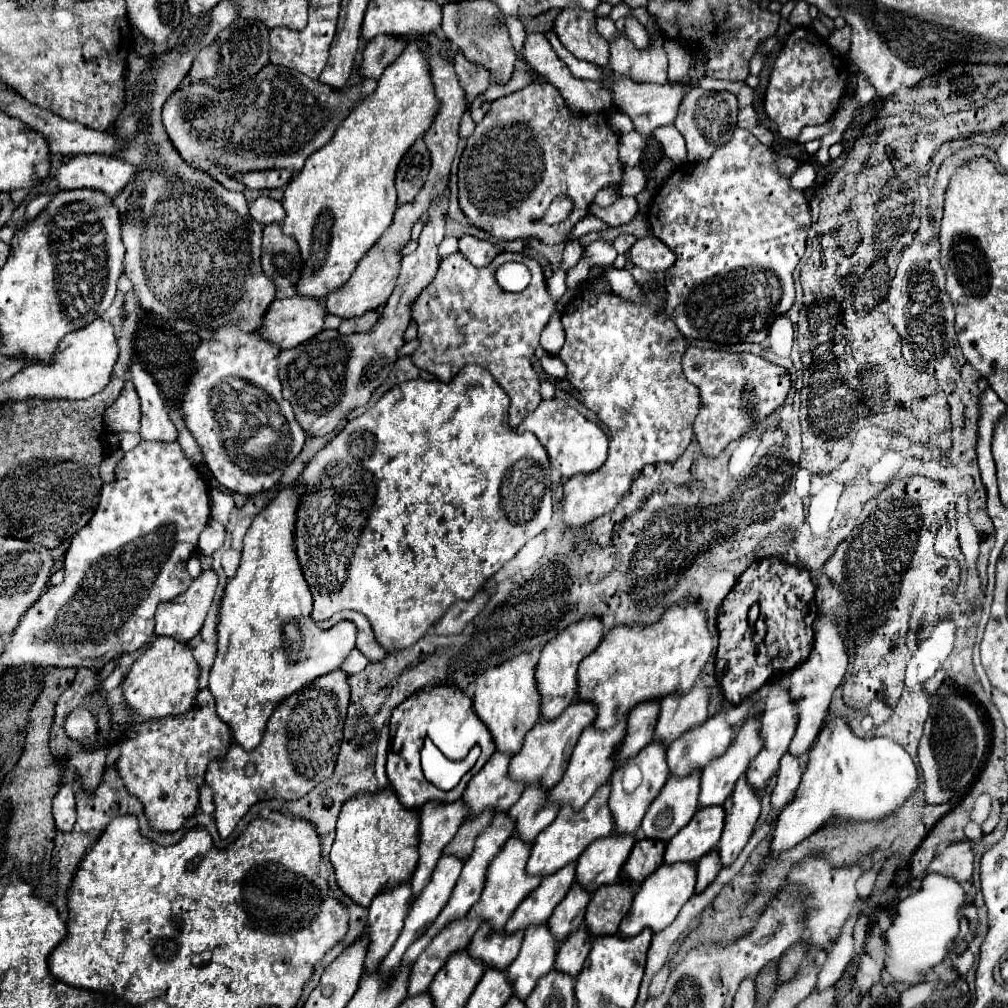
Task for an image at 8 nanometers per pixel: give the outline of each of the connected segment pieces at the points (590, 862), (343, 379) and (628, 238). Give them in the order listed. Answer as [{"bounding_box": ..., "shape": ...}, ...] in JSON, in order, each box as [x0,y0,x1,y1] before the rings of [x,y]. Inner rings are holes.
[{"bounding_box":[575,838,637,894],"shape":[[[605,838],[605,842],[593,842],[593,846],[589,846],[589,850],[585,850],[585,854],[581,854],[581,858],[577,858],[575,862],[575,884],[581,886],[583,890],[587,890],[589,894],[593,894],[597,888],[601,886],[609,886],[619,882],[619,870],[625,864],[633,844],[637,838]]]},{"bounding_box":[277,190,449,436],"shape":[[[449,190],[445,192],[445,198],[441,200],[441,204],[429,210],[429,220],[417,240],[419,248],[415,254],[409,254],[403,258],[399,282],[393,294],[389,296],[387,304],[383,306],[383,312],[377,324],[373,326],[373,330],[363,334],[355,332],[347,336],[339,334],[337,330],[323,330],[311,340],[307,340],[305,344],[291,350],[283,350],[277,356],[277,362],[279,362],[277,372],[283,386],[283,396],[285,400],[289,398],[295,412],[295,420],[303,426],[307,434],[311,436],[329,434],[331,430],[335,430],[341,418],[347,416],[347,412],[359,406],[365,406],[373,390],[385,382],[391,366],[397,360],[401,346],[405,344],[403,334],[411,320],[413,302],[417,300],[421,290],[425,290],[433,282],[435,272],[439,268],[437,246],[445,234],[447,202],[449,202]]]},{"bounding_box":[613,234,635,254],"shape":[[[621,234],[621,236],[617,236],[615,238],[615,242],[613,242],[613,248],[617,250],[617,254],[627,254],[629,250],[631,250],[631,246],[635,244],[635,236],[633,234]]]}]

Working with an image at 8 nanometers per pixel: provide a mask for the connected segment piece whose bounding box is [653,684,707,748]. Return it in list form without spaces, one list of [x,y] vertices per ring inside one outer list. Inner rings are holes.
[[[701,684],[685,694],[685,698],[665,698],[655,724],[653,742],[669,748],[677,738],[701,726],[707,720],[707,690]]]

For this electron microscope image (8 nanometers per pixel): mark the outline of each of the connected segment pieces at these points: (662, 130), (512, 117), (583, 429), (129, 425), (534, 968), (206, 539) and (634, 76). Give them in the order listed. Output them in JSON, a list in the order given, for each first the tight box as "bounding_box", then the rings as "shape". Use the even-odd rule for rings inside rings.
[{"bounding_box":[653,124,686,164],"shape":[[[673,124],[656,128],[653,131],[655,139],[662,144],[663,152],[675,164],[685,163],[686,146],[685,141]]]},{"bounding_box":[457,82,623,244],"shape":[[[533,82],[519,92],[491,102],[483,122],[467,138],[457,170],[459,208],[469,224],[481,228],[497,240],[509,242],[517,238],[537,238],[545,244],[567,242],[575,224],[587,216],[587,208],[595,194],[613,182],[621,182],[623,166],[617,158],[617,148],[619,136],[609,126],[607,114],[591,112],[575,116],[553,84]],[[557,196],[571,198],[573,210],[561,224],[549,226],[543,222],[543,214]]]},{"bounding_box":[517,398,609,478],"shape":[[[559,398],[541,400],[541,404],[517,426],[517,434],[523,432],[533,432],[539,438],[539,442],[547,450],[551,466],[565,478],[571,478],[575,474],[593,474],[607,460],[609,440],[605,432]]]},{"bounding_box":[103,380,139,434],"shape":[[[127,380],[125,388],[121,390],[119,398],[105,410],[103,414],[105,426],[109,432],[121,434],[121,432],[139,432],[139,398],[133,390],[133,382]]]},{"bounding_box":[507,926,557,1000],"shape":[[[533,926],[533,930],[525,932],[519,956],[507,968],[507,980],[513,986],[513,994],[519,1000],[527,1000],[533,988],[537,986],[539,978],[553,970],[557,954],[557,942],[549,936],[549,928]]]},{"bounding_box":[199,520,225,556],"shape":[[[209,520],[207,526],[205,526],[205,532],[203,532],[201,538],[199,538],[199,550],[201,550],[203,554],[211,556],[215,550],[221,548],[223,540],[225,540],[225,530],[223,530],[223,526],[221,526],[217,520]]]},{"bounding_box":[609,32,667,84],"shape":[[[617,32],[617,40],[611,42],[611,56],[609,56],[609,68],[613,74],[625,76],[637,84],[665,84],[667,82],[667,54],[663,50],[663,36],[653,34],[655,38],[653,48],[649,50],[637,50],[633,48],[631,40],[625,36],[625,32]]]}]

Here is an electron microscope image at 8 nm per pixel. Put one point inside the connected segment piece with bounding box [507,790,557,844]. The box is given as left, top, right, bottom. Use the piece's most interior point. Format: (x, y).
(529, 816)

